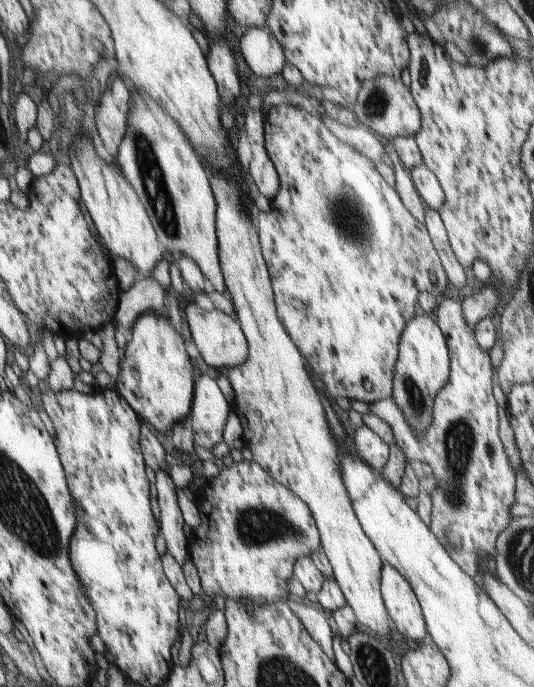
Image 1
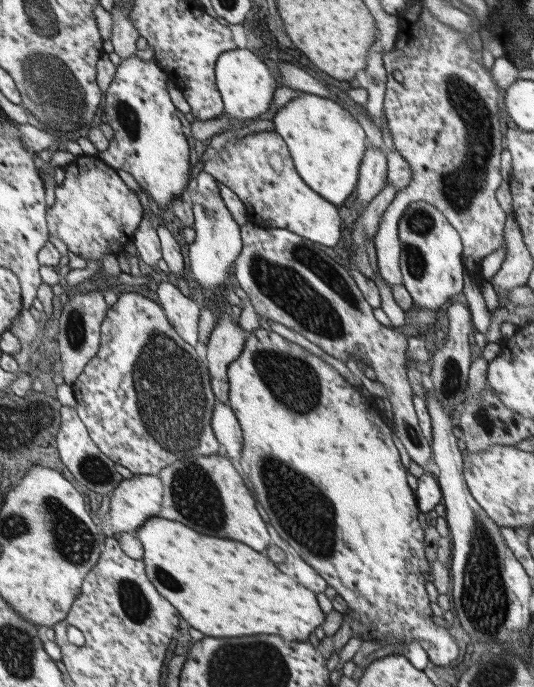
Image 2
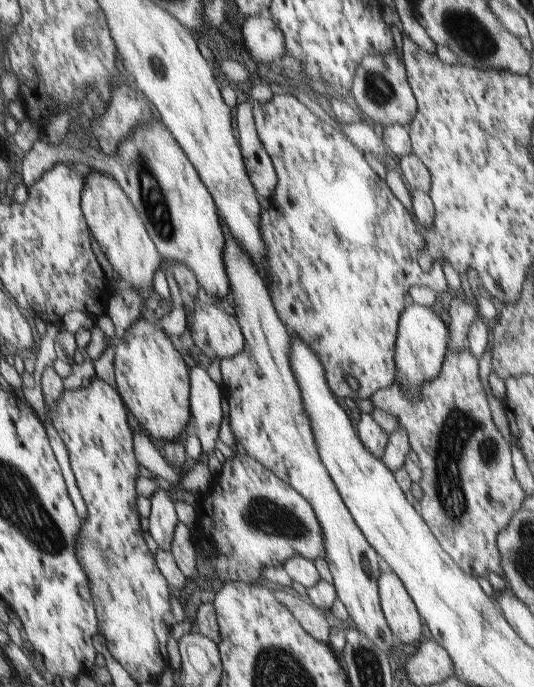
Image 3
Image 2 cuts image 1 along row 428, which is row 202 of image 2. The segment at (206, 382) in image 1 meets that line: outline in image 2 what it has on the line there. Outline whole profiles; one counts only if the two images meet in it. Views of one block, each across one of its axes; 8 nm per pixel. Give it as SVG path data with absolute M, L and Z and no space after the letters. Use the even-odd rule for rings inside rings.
M201 171L188 196L195 218L192 227L196 231L196 240L189 244L192 274L200 286L208 290L224 286L234 260L239 258L244 247L242 228L232 218L228 207L224 206L224 199L218 194L218 182L214 177L211 173Z

